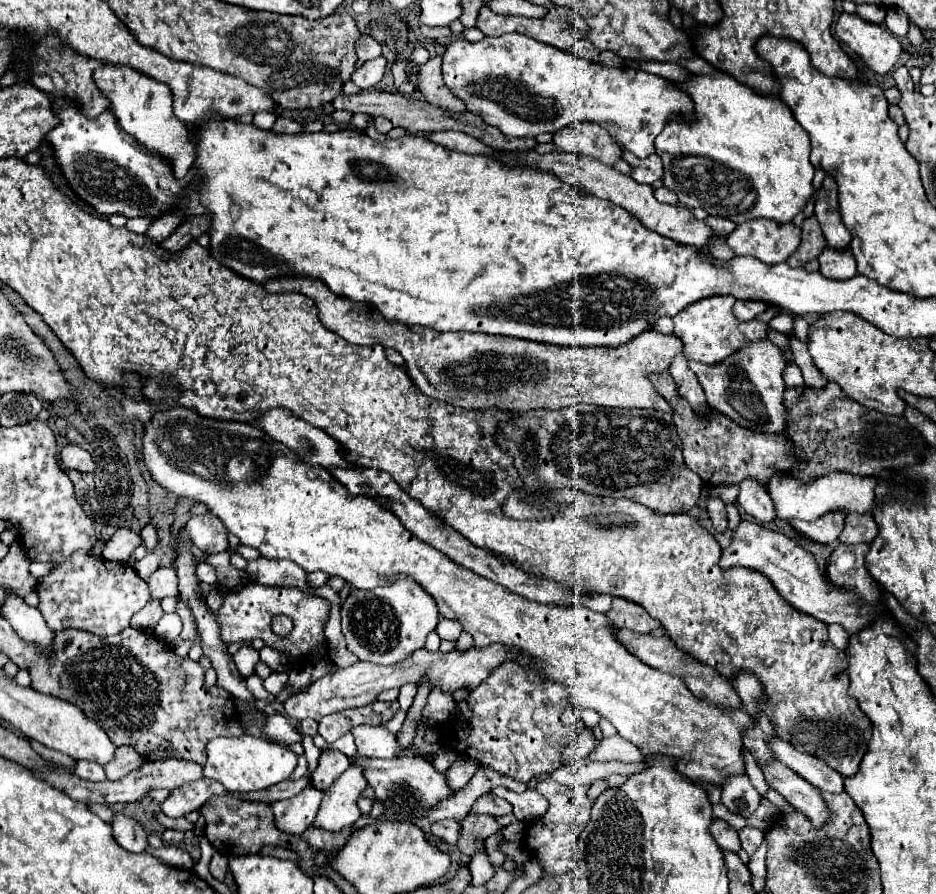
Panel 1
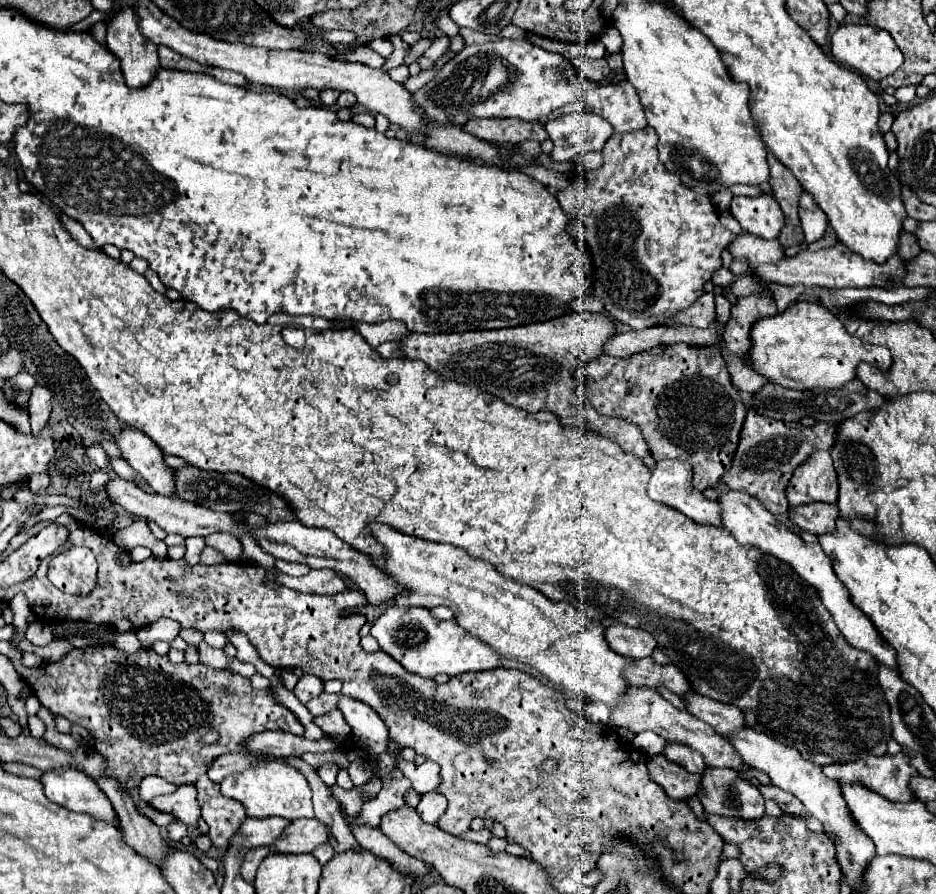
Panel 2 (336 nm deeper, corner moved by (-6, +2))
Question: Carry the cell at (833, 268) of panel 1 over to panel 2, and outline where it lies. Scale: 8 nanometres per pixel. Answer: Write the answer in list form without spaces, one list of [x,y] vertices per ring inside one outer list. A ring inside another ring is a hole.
[[[802,192],[800,202],[798,202],[798,214],[800,214],[800,222],[802,222],[802,230],[806,234],[806,242],[816,242],[824,236],[826,232],[826,216],[822,212],[820,206],[816,206],[814,198],[808,192]]]

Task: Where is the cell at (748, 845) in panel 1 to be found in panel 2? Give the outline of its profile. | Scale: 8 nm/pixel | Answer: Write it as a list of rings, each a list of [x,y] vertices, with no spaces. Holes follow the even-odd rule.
[[[706,766],[700,778],[700,792],[698,800],[702,802],[704,810],[718,816],[734,816],[742,820],[758,820],[764,816],[764,798],[740,772],[730,768],[712,768]]]

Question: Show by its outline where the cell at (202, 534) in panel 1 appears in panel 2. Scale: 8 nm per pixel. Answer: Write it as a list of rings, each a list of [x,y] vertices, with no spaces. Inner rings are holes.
[[[124,428],[116,436],[120,456],[140,474],[154,492],[162,496],[174,496],[174,478],[172,470],[164,462],[162,450],[136,428]]]

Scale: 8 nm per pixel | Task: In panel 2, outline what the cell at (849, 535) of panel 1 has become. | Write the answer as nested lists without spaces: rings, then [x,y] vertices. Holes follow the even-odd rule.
[[[810,502],[788,510],[788,518],[798,528],[812,534],[826,534],[834,530],[834,520],[838,518],[838,506]]]

